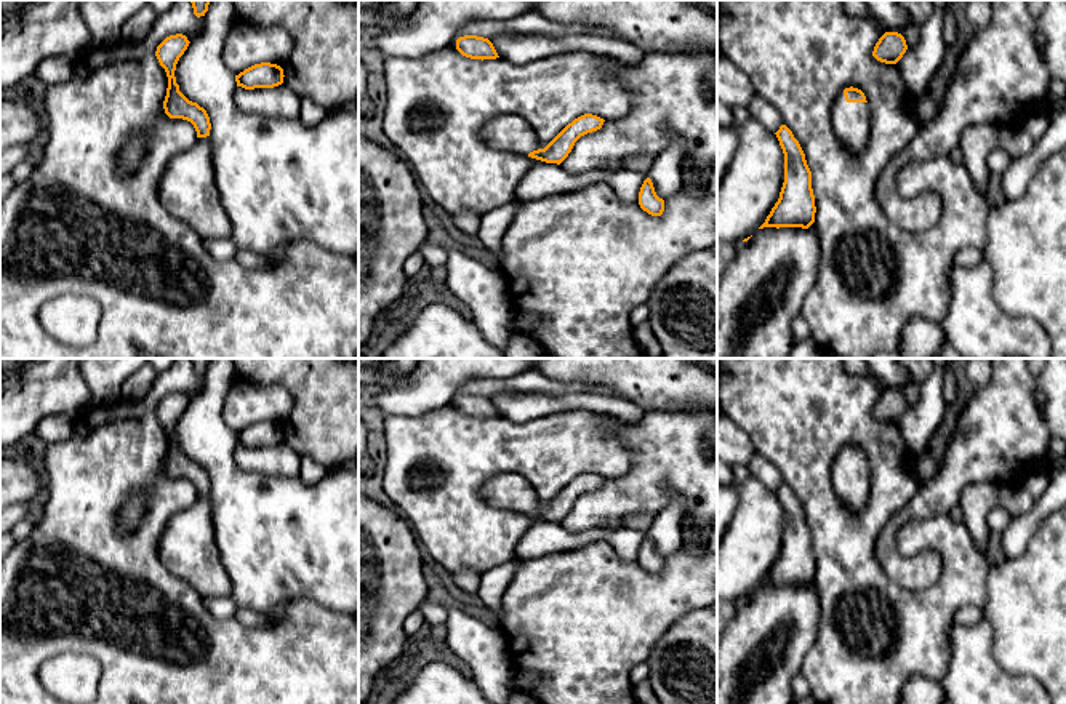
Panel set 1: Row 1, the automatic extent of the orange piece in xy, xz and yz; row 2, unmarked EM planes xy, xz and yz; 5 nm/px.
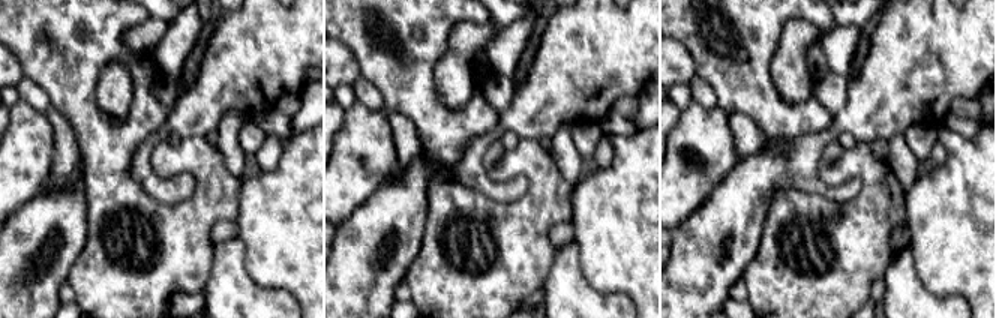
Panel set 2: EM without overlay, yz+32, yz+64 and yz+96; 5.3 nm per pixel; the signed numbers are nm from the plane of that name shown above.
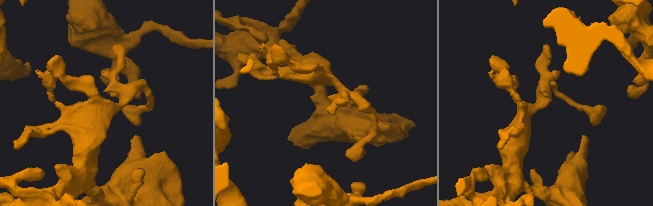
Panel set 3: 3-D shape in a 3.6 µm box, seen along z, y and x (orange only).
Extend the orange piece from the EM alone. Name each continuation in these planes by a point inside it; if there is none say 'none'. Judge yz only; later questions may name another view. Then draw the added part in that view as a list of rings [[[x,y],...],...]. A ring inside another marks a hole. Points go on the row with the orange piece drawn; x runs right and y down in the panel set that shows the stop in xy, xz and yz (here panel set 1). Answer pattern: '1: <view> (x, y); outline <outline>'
1: yz (850, 120); outline [[[844,91],[837,96],[831,120],[839,144],[852,155],[860,155],[868,146],[869,118],[868,102],[847,102]]]

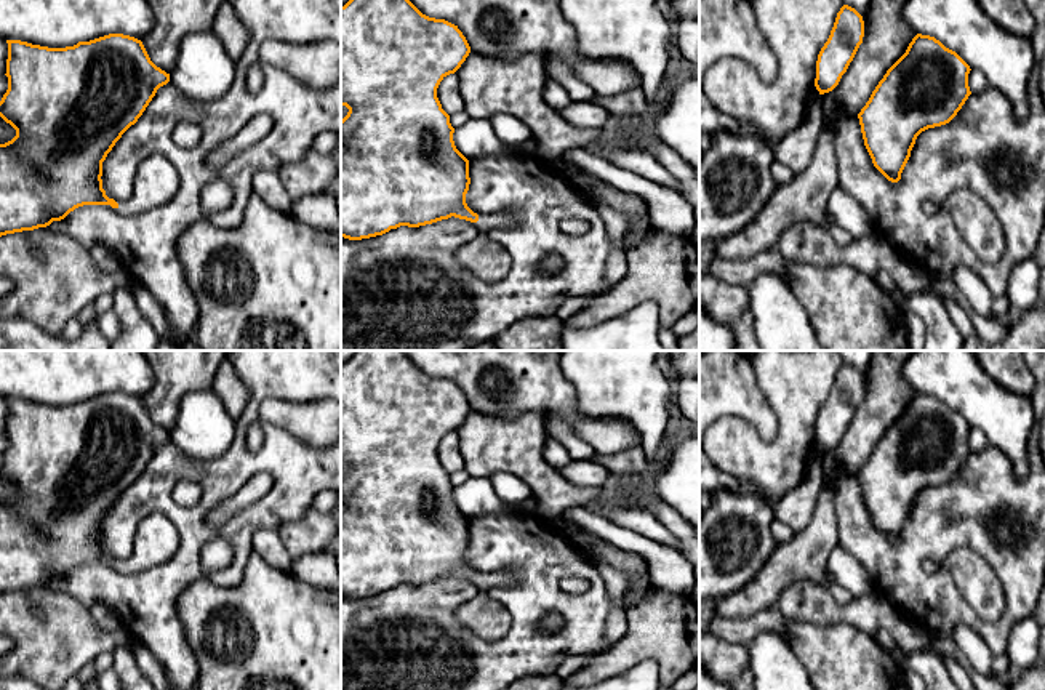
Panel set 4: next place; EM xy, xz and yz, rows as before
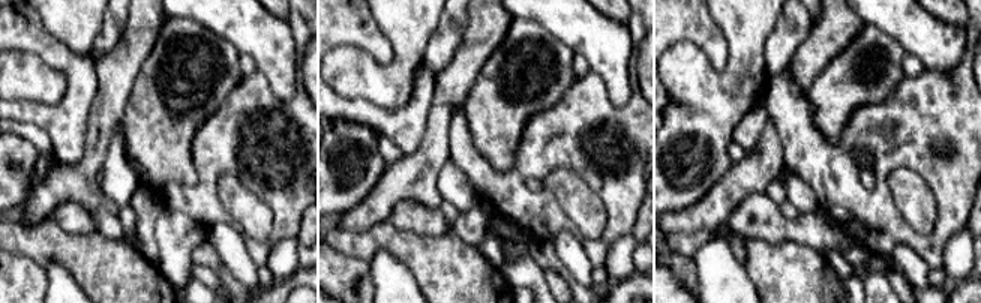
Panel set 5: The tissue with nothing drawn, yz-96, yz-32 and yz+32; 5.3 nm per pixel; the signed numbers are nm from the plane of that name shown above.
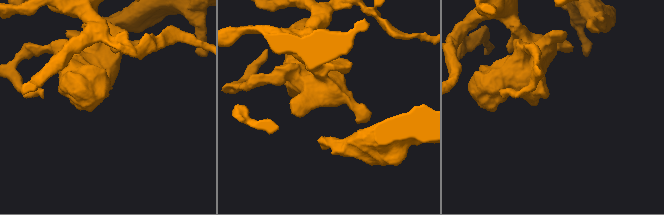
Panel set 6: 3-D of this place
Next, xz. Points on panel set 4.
1: xz (500, 220); outline [[[507,213],[486,215],[478,216],[477,224],[480,232],[485,234],[490,229],[509,227],[512,224],[512,218]]]

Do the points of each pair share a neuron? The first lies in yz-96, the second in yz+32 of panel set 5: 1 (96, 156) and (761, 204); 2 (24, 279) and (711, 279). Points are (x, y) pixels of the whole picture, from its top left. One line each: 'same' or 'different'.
1: different
2: different

